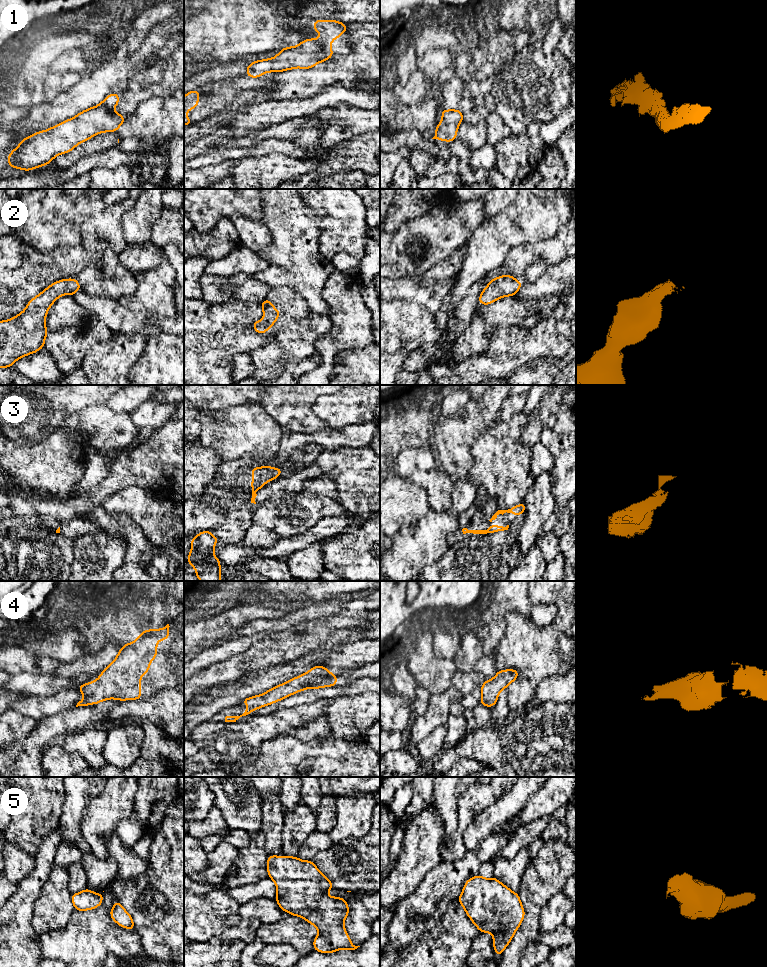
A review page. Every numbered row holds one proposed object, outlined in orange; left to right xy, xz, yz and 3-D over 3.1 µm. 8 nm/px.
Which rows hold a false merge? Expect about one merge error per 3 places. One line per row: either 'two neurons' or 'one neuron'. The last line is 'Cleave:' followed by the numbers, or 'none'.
1: one neuron
2: one neuron
3: two neurons
4: one neuron
5: one neuron
Cleave: 3

